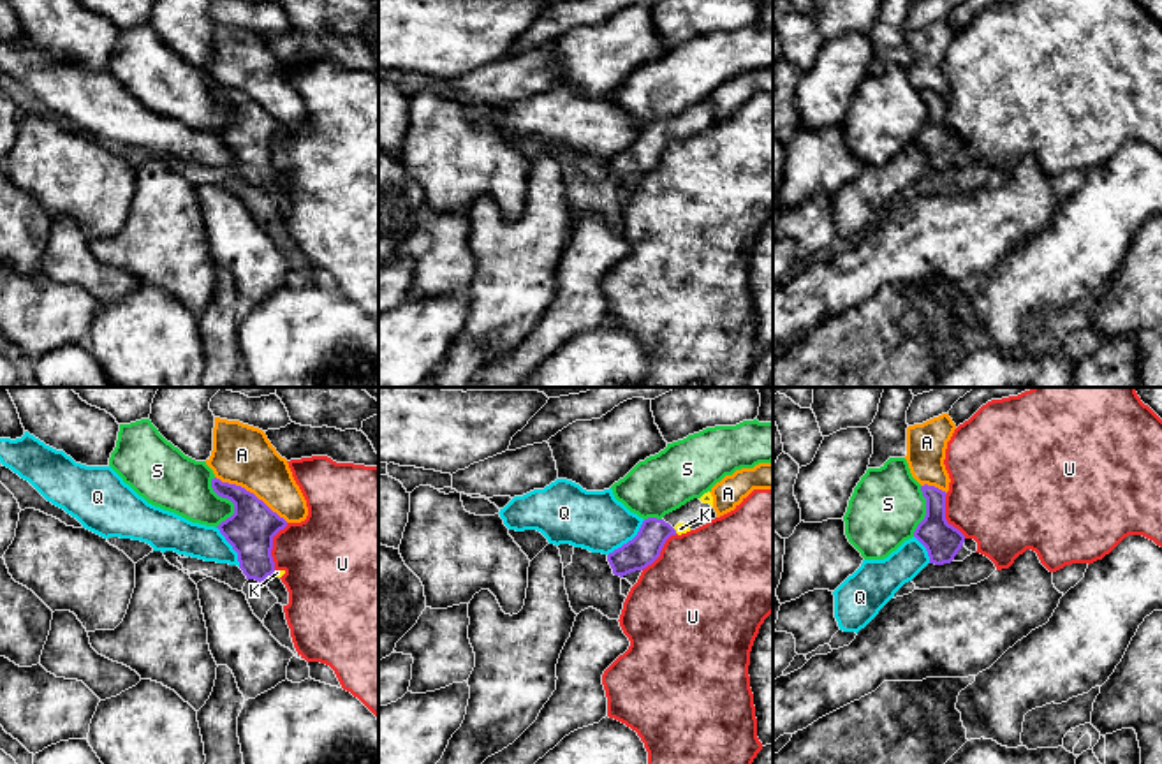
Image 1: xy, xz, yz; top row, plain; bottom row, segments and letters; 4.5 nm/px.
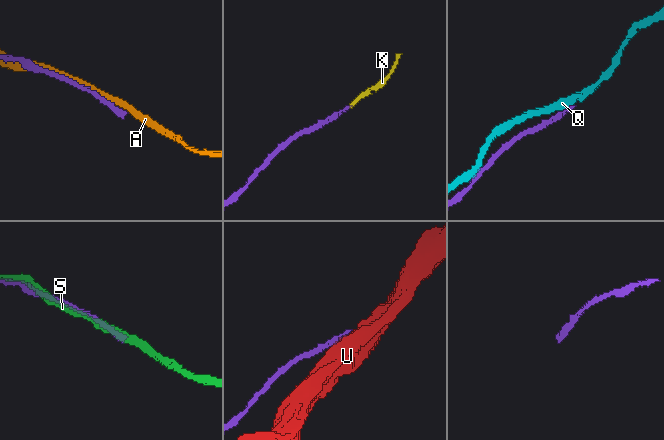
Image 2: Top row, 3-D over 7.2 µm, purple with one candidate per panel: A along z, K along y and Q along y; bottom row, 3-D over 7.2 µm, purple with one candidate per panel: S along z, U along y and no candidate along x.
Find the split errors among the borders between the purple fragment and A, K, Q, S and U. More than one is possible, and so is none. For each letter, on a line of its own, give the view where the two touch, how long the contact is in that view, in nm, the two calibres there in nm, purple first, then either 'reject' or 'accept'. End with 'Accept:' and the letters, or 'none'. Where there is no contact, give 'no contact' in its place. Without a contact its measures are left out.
A: meets purple in xy; contact 400 nm long; 220 nm thick on the purple side, 280 nm on the other; reject
K: meets purple in xz; contact 30 nm long; 150 nm thick on the purple side, 50 nm on the other; accept
Q: meets purple in xz; contact 240 nm long; 150 nm thick on the purple side, 280 nm on the other; reject
S: meets purple in xy; contact 240 nm long; 220 nm thick on the purple side, 260 nm on the other; reject
U: meets purple in xy; contact 220 nm long; 220 nm thick on the purple side, 380 nm on the other; reject
Accept: K

